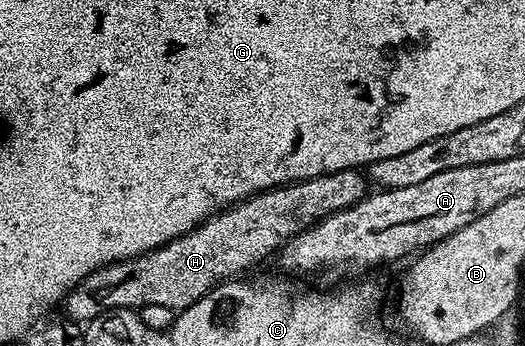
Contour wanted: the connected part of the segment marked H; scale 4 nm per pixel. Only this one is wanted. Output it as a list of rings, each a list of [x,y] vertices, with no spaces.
[[[360,169],[340,170],[315,176],[311,180],[277,186],[261,194],[252,194],[250,198],[244,198],[242,202],[220,210],[218,214],[195,227],[190,234],[173,238],[167,244],[134,258],[125,258],[121,262],[100,266],[82,282],[75,284],[72,292],[65,297],[64,313],[78,324],[88,324],[98,314],[108,310],[140,311],[141,307],[147,304],[163,304],[163,308],[171,308],[175,312],[186,310],[188,306],[205,297],[214,286],[226,280],[236,279],[244,275],[241,273],[251,269],[256,262],[263,261],[271,254],[276,255],[290,238],[301,234],[317,222],[322,222],[327,216],[343,212],[343,208],[351,208],[355,203],[362,202],[367,196],[365,186],[367,187],[367,178]]]

